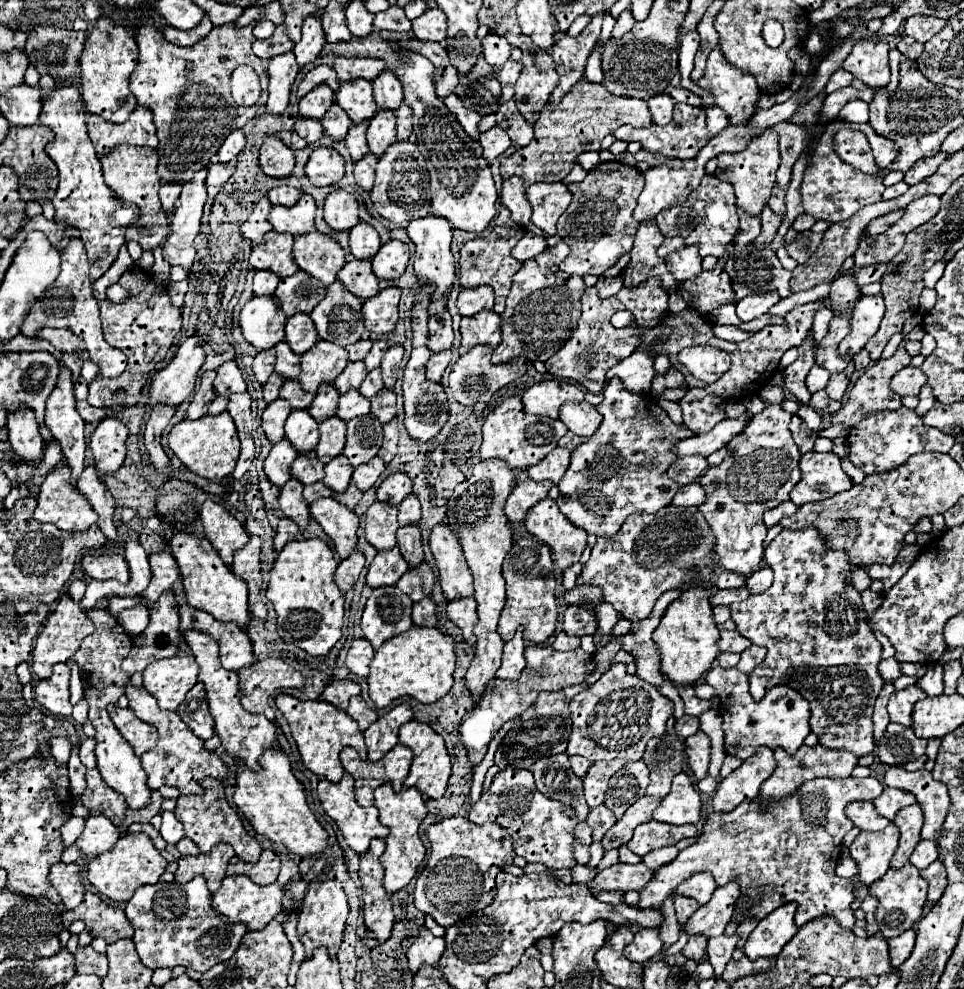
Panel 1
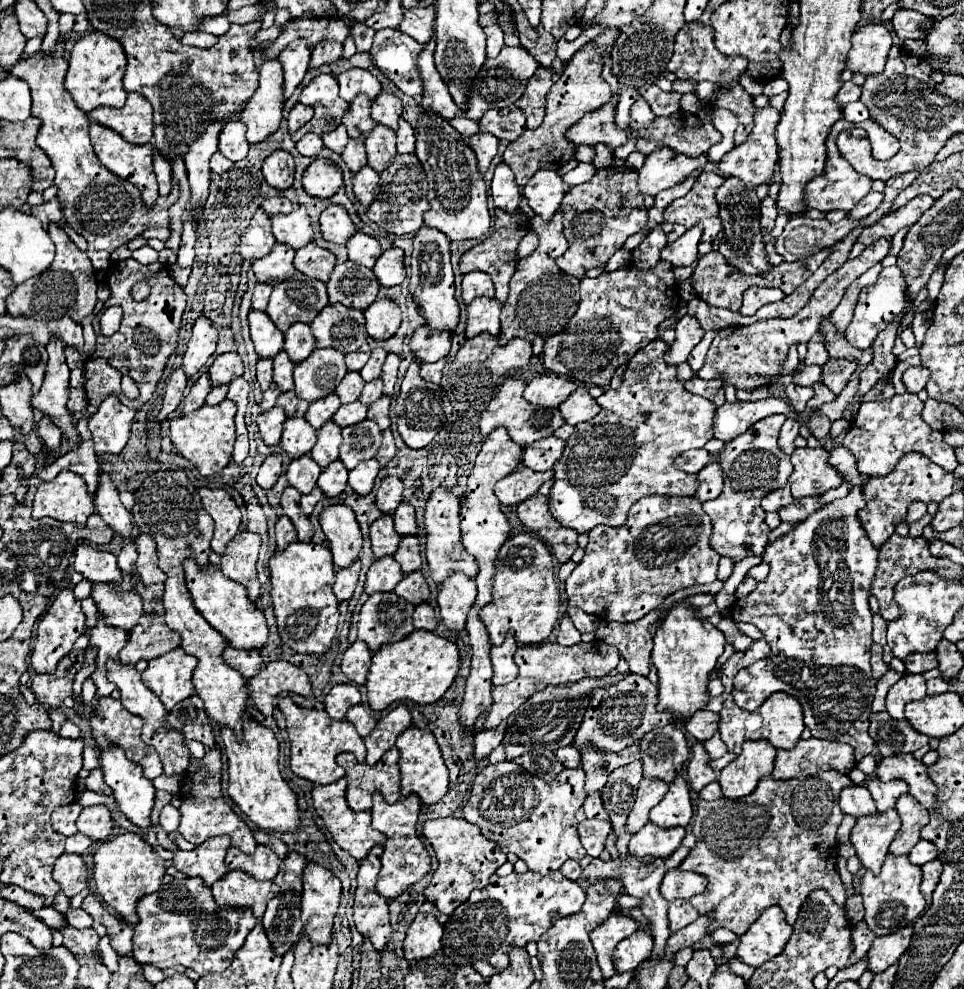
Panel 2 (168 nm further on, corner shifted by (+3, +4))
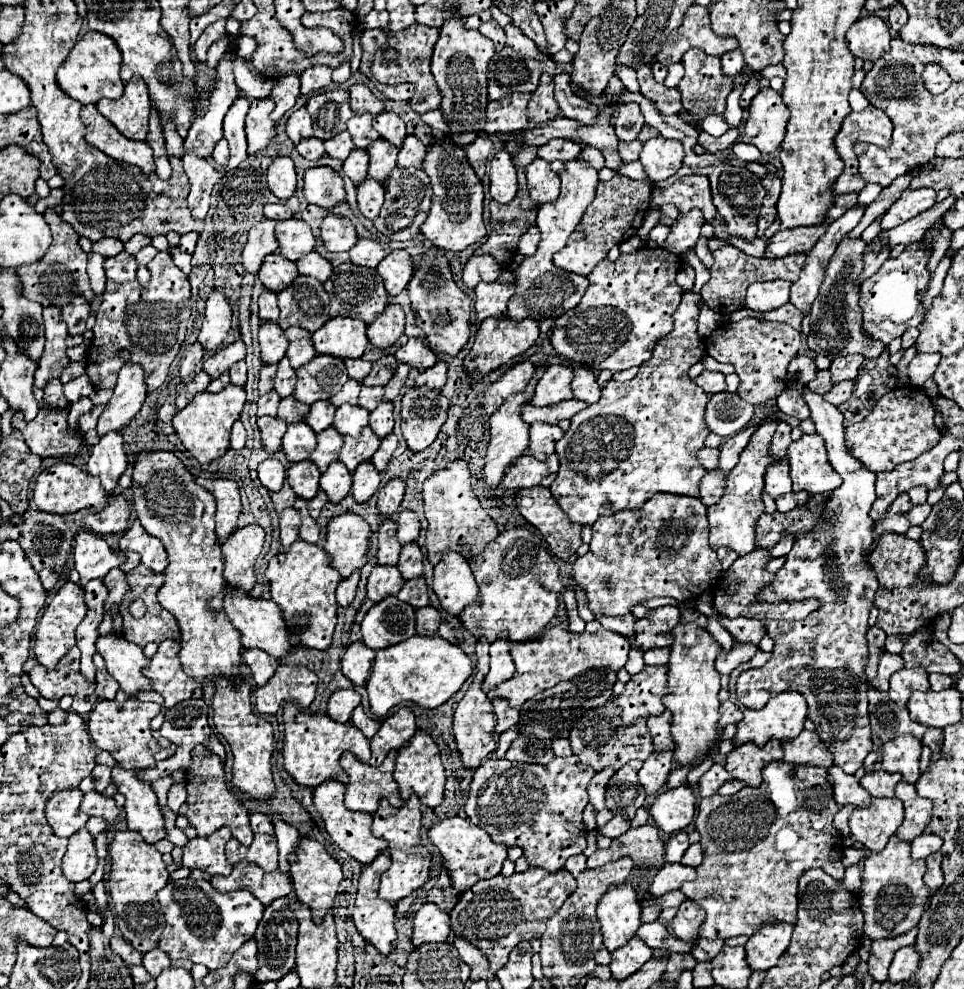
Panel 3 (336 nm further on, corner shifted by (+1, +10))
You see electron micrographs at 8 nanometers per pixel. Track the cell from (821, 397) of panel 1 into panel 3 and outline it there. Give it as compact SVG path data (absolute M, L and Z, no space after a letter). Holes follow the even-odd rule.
M824 370L824 372L818 372L818 376L808 382L808 388L816 394L826 394L830 388L832 388L832 380L830 380L830 372Z

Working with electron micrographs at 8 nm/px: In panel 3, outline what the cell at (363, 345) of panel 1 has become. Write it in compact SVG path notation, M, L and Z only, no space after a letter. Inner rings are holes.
M356 358L356 360L346 360L346 368L348 368L348 376L356 382L362 384L362 380L370 374L372 370L372 364L362 360L362 358Z

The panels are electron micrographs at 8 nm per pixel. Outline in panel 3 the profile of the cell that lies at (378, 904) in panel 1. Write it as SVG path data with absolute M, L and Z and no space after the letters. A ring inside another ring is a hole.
M382 852L378 856L378 860L374 860L372 864L362 868L360 874L360 884L358 884L358 892L356 892L356 904L354 904L354 912L352 912L352 920L356 930L360 932L360 936L370 942L382 956L386 956L390 952L392 942L396 940L396 930L394 930L394 906L386 900L378 898L378 884L380 884L380 876L382 872L386 872L390 868L390 856L386 852Z

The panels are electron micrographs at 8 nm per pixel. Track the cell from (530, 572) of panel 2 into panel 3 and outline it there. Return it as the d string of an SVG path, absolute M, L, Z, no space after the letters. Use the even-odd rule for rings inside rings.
M526 528L502 532L496 540L486 544L474 560L470 560L470 570L478 582L480 594L460 612L458 620L472 636L484 636L488 642L494 642L498 634L506 632L510 642L526 642L540 634L554 618L562 582L558 564L550 556L540 534Z

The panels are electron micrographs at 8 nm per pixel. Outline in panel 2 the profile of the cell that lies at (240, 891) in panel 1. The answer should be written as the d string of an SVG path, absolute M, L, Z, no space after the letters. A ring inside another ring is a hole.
M232 870L212 886L216 904L232 908L250 908L256 918L262 918L268 900L278 894L274 882L260 882L246 872Z

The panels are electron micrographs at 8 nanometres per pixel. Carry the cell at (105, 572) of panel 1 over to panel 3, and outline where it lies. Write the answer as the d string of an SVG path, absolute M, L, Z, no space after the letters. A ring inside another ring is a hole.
M82 530L74 540L74 568L80 574L80 586L94 578L106 576L112 568L120 566L118 554L112 552L108 542L102 536Z

